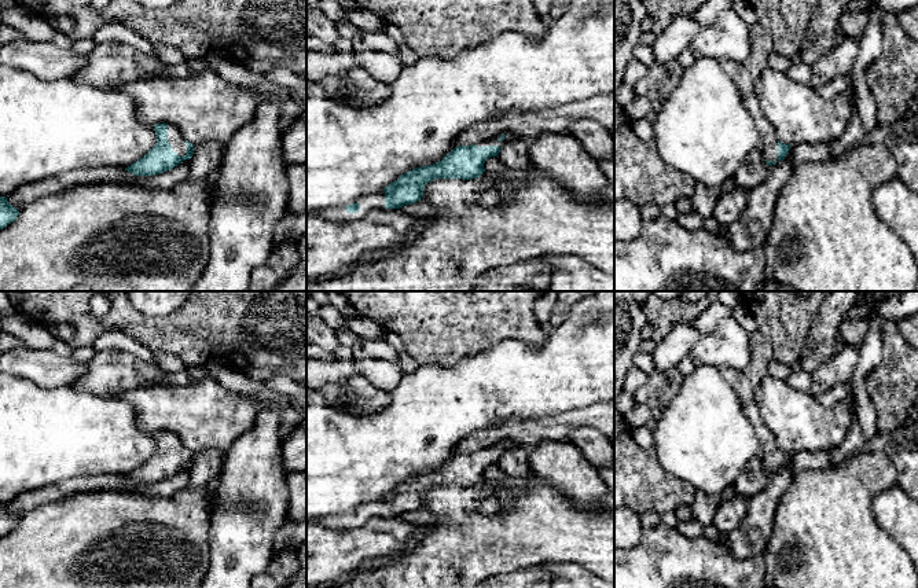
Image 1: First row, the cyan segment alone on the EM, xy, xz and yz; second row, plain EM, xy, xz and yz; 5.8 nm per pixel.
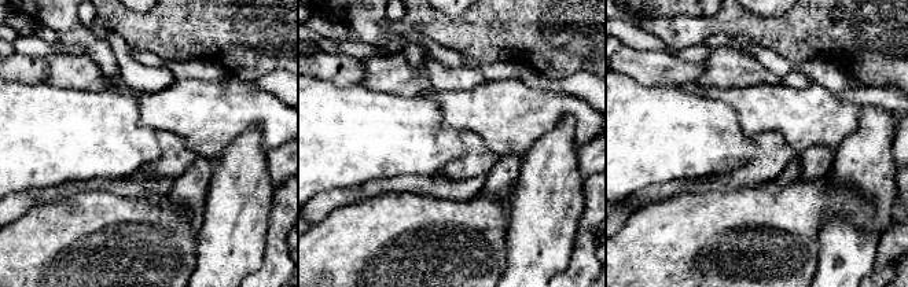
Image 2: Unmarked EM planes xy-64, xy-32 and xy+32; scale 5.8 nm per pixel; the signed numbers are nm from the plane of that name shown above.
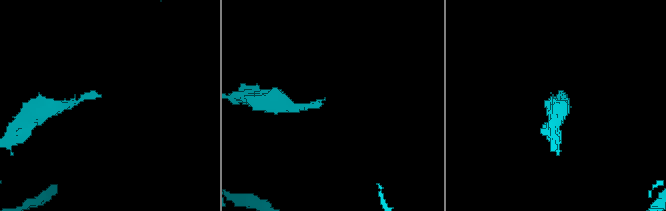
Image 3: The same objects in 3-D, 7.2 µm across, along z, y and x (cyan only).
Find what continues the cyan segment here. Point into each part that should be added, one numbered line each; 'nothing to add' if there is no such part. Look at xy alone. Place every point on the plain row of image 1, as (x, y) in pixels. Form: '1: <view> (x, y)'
1: xy (175, 444)

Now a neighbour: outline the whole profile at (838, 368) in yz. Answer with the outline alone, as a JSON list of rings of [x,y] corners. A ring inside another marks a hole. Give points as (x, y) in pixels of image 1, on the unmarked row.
[[[845,346],[840,353],[827,359],[814,374],[811,393],[816,397],[837,383],[849,382],[859,359],[859,349]]]

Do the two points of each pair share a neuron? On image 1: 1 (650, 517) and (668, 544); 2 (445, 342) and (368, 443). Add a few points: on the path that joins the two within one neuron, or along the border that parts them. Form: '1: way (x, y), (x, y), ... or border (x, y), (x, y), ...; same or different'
1: border (661, 522), (645, 529); different
2: border (461, 360), (451, 366), (419, 366); different

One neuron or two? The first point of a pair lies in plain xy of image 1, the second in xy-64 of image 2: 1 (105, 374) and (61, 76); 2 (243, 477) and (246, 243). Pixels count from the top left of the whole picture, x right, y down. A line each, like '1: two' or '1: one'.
1: one
2: one

